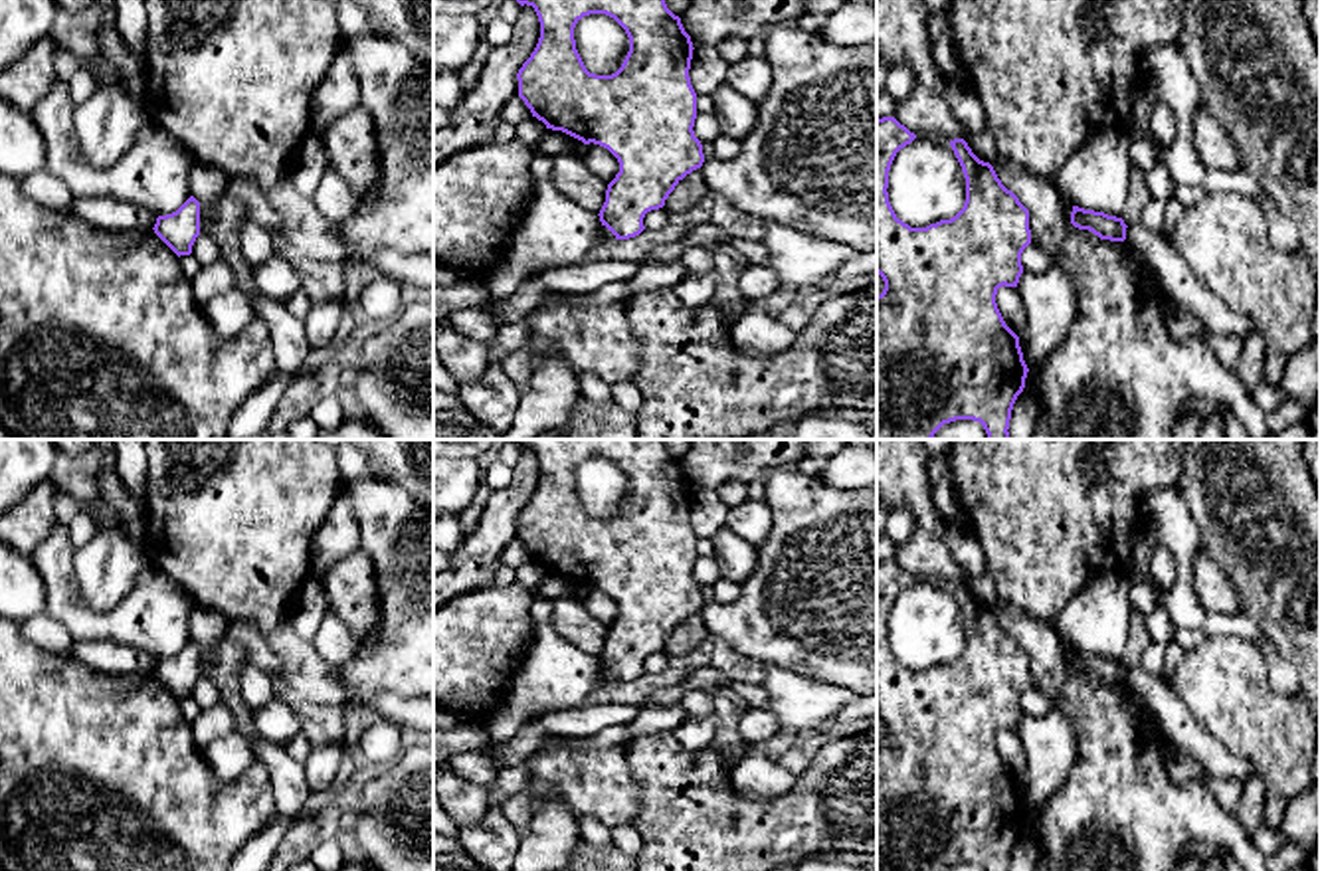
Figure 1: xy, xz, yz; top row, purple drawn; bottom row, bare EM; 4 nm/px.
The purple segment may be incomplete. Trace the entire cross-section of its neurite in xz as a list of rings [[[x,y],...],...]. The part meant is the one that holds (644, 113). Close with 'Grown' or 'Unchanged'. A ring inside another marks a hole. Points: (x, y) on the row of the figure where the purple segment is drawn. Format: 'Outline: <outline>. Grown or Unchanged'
Outline: [[[517,0],[532,6],[540,22],[540,38],[517,73],[519,97],[546,129],[562,131],[584,145],[608,148],[619,172],[608,184],[600,222],[615,240],[639,236],[643,218],[665,206],[675,186],[705,162],[703,145],[695,137],[697,93],[689,69],[693,42],[681,18],[665,0]],[[590,14],[613,18],[629,38],[629,51],[612,75],[590,73],[576,49],[574,28]]]. Unchanged

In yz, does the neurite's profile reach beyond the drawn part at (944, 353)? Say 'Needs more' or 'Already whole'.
Already whole

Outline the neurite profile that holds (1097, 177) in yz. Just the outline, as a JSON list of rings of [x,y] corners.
[[[1126,129],[1090,135],[1049,180],[1071,204],[1120,218],[1130,190],[1130,135]]]

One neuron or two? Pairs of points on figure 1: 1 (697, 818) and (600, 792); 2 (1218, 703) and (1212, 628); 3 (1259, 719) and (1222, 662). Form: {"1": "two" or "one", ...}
{"1": "two", "2": "two", "3": "one"}

